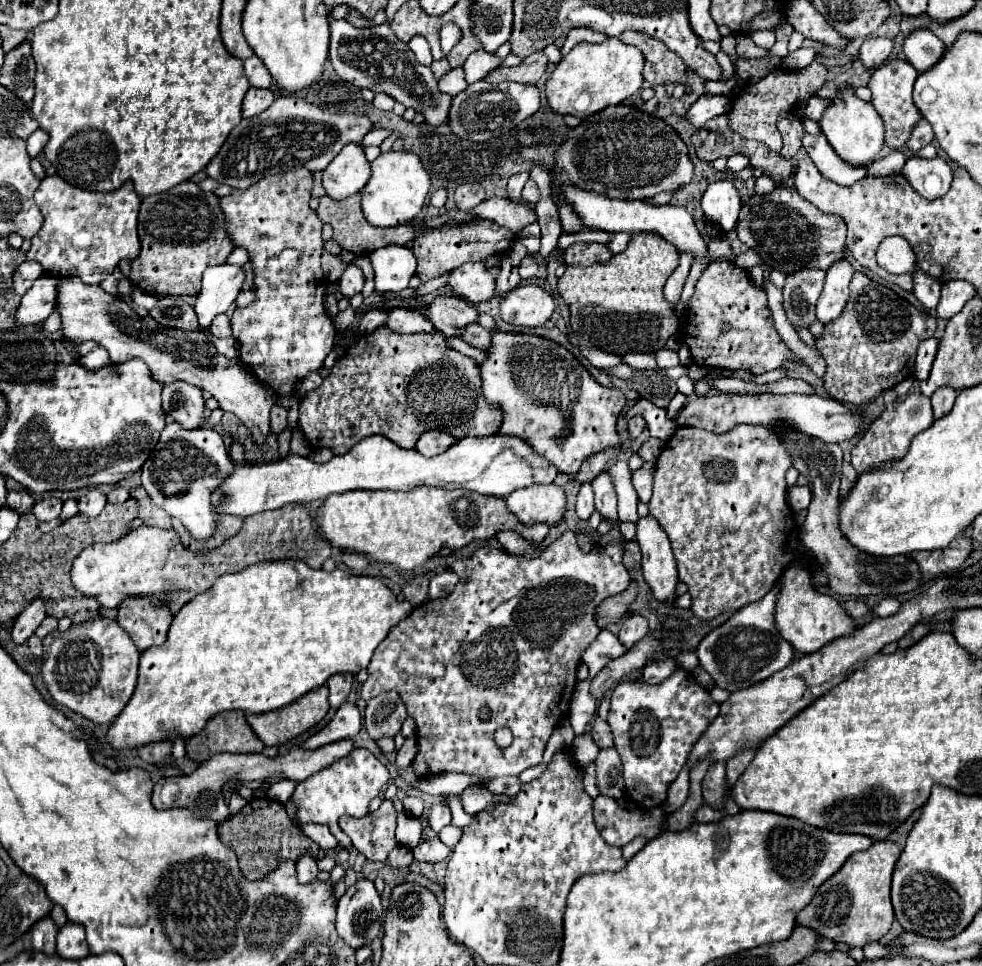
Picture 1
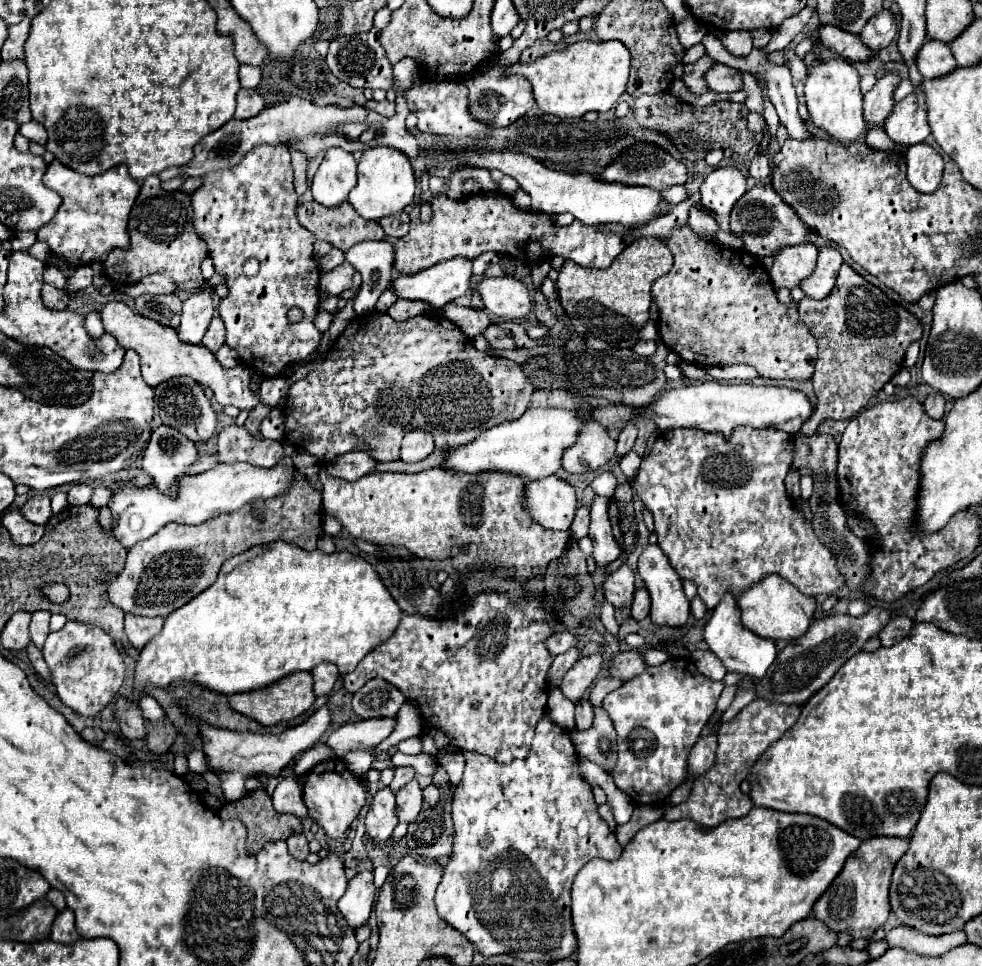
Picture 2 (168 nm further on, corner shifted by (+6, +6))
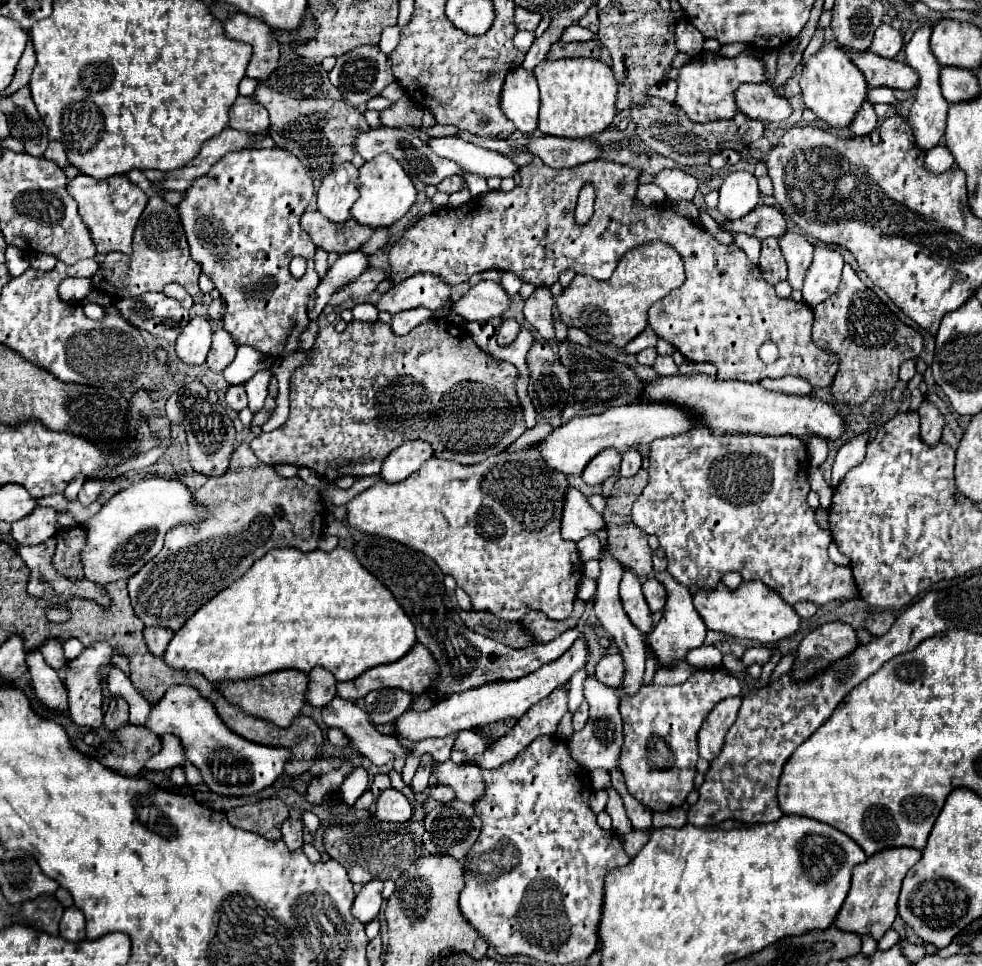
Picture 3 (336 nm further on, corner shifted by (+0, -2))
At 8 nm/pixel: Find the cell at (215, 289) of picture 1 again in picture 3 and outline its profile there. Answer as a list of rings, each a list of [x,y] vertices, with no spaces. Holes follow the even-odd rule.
[[[194,316],[176,340],[176,354],[182,362],[198,366],[206,362],[210,350],[212,326],[208,316]]]

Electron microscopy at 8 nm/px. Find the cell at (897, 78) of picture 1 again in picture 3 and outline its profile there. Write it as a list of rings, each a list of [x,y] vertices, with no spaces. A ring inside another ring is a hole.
[[[870,102],[862,104],[862,112],[854,118],[854,124],[850,124],[850,130],[854,136],[864,136],[870,134],[878,126],[878,116],[874,112],[874,106]]]

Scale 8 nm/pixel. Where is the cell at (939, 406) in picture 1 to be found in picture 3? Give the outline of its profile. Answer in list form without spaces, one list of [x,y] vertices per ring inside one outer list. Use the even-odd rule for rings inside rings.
[[[922,400],[920,408],[920,436],[926,440],[926,444],[936,444],[942,436],[942,428],[944,428],[944,416],[942,412],[930,402],[930,400]]]

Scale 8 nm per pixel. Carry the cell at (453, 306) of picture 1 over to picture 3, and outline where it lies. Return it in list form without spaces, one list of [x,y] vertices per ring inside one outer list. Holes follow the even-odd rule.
[[[512,318],[504,320],[502,326],[500,326],[500,332],[498,332],[498,344],[500,346],[508,346],[516,338],[518,330],[520,330],[520,326],[518,326],[516,320],[512,320]]]

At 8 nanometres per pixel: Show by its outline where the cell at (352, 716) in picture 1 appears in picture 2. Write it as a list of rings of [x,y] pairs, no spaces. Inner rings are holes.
[[[320,708],[306,722],[288,728],[282,734],[250,734],[250,732],[240,734],[224,728],[212,728],[210,724],[198,724],[198,732],[202,738],[202,752],[206,756],[206,762],[210,770],[220,778],[226,800],[232,802],[240,800],[246,794],[244,784],[250,776],[260,776],[260,774],[266,774],[270,778],[280,776],[282,770],[288,766],[288,762],[294,760],[300,752],[312,748],[328,726],[330,726],[330,710]]]

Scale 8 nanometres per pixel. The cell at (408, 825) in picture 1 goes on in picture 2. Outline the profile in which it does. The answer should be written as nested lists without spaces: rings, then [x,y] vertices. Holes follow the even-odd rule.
[[[416,778],[398,790],[396,802],[398,802],[398,820],[400,822],[402,820],[406,820],[406,822],[416,820],[416,816],[422,808],[422,788]]]

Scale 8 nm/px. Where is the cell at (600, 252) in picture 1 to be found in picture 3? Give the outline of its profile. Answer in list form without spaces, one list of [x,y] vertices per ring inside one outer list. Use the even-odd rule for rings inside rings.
[[[534,160],[532,164],[522,168],[522,184],[512,192],[486,192],[482,198],[474,200],[462,208],[442,208],[428,216],[422,216],[416,224],[412,224],[402,240],[394,242],[390,256],[390,276],[394,284],[400,280],[414,276],[418,272],[432,272],[442,276],[448,284],[468,282],[472,274],[484,272],[490,268],[510,270],[522,278],[522,282],[532,282],[536,286],[552,286],[558,282],[558,274],[566,268],[572,268],[576,274],[588,274],[598,280],[608,280],[618,264],[618,260],[648,242],[660,240],[670,244],[684,260],[686,280],[680,288],[672,290],[668,296],[658,300],[648,312],[650,328],[670,342],[686,360],[692,362],[710,362],[718,368],[718,380],[742,380],[742,382],[758,382],[762,378],[784,378],[784,376],[800,376],[812,384],[814,390],[826,388],[834,380],[834,372],[838,370],[838,360],[828,352],[822,352],[810,336],[814,314],[810,306],[804,302],[794,302],[792,298],[778,298],[774,286],[762,278],[762,272],[756,264],[752,264],[746,254],[730,244],[724,246],[716,242],[706,230],[696,228],[686,218],[674,214],[670,208],[662,204],[662,208],[650,208],[650,212],[630,212],[630,196],[634,196],[638,170],[628,166],[620,166],[614,162],[592,160],[572,168],[554,170],[546,166],[542,160]],[[584,184],[594,184],[596,188],[596,206],[594,216],[588,224],[578,226],[574,222],[574,206],[578,192]],[[764,342],[774,342],[778,346],[778,358],[772,364],[766,364],[758,356],[758,348]]]

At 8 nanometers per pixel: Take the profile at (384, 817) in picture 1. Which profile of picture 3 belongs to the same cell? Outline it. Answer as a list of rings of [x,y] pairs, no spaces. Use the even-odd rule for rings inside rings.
[[[390,788],[380,794],[376,802],[376,816],[382,822],[408,822],[408,818],[412,816],[412,808],[408,798],[400,790]]]

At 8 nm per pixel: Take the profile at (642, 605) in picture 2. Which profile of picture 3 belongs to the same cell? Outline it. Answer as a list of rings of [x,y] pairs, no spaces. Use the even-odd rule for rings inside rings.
[[[650,576],[644,584],[642,584],[642,592],[644,592],[644,598],[650,606],[650,612],[656,614],[662,610],[664,602],[666,602],[666,590],[662,590],[662,584],[658,584],[658,580],[654,576]]]

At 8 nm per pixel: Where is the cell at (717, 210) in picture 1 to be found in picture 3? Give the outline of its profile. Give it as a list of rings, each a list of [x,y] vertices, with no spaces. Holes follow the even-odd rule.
[[[732,172],[724,178],[720,186],[720,198],[716,208],[726,220],[738,220],[758,204],[758,196],[760,190],[752,174]]]

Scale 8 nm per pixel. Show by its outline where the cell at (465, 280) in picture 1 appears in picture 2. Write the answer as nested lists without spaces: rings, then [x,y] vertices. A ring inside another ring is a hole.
[[[452,258],[412,276],[400,274],[392,280],[390,288],[402,300],[424,300],[434,308],[444,308],[444,304],[470,290],[470,278],[472,262],[466,258]]]

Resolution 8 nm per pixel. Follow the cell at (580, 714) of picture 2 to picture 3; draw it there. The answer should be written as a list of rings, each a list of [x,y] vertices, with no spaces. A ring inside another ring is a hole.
[[[582,702],[580,704],[580,708],[574,712],[574,722],[572,722],[572,726],[574,726],[574,730],[582,730],[584,728],[584,724],[588,722],[588,704],[586,702]]]

